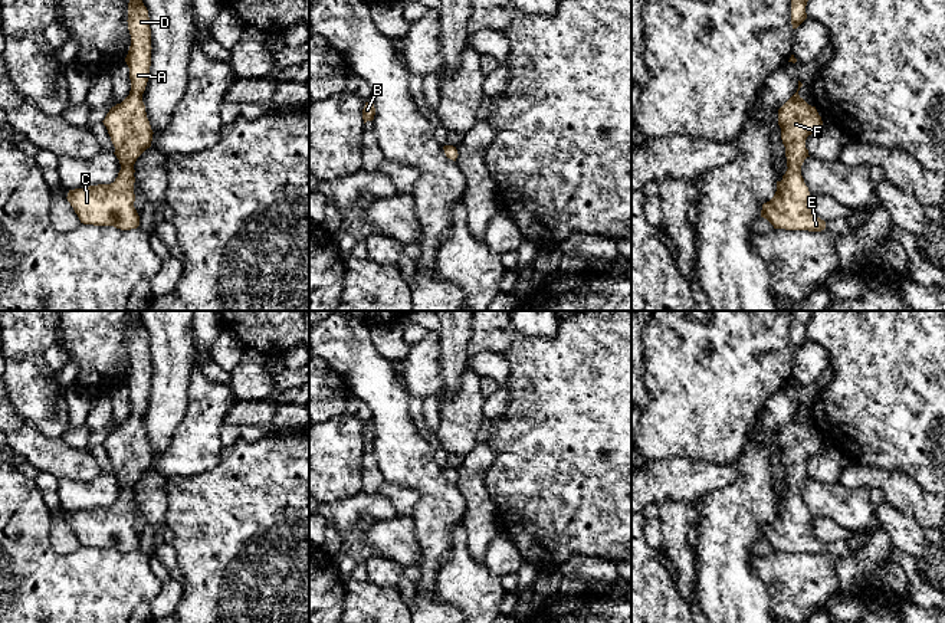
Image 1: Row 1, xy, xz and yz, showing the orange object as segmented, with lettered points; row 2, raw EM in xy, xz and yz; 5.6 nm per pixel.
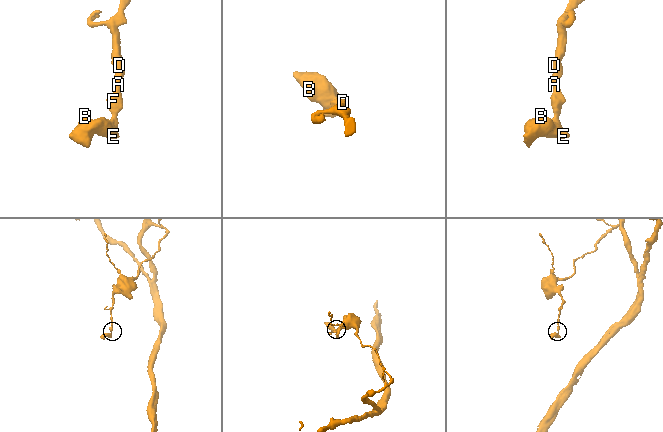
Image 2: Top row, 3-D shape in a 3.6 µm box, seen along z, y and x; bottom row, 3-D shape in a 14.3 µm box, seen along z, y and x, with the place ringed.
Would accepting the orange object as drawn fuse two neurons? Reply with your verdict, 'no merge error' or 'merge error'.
no merge error

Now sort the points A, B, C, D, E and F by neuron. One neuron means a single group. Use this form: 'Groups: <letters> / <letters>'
Groups: A B C D E F

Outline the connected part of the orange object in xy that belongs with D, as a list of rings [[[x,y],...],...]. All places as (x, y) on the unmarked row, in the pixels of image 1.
[[[140,311],[131,314],[127,344],[131,368],[125,384],[129,390],[131,413],[102,443],[115,469],[114,476],[119,482],[121,492],[114,505],[69,512],[66,519],[81,545],[114,548],[121,552],[140,548],[140,538],[134,529],[134,486],[151,469],[154,456],[142,424],[152,370],[148,332],[141,322]]]

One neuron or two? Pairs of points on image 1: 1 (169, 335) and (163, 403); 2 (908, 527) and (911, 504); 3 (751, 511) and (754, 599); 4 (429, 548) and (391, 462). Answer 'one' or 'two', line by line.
1: one
2: two
3: one
4: one

